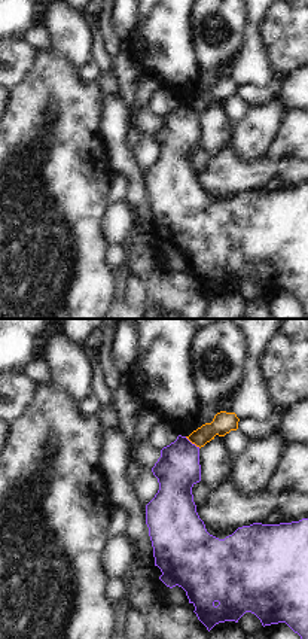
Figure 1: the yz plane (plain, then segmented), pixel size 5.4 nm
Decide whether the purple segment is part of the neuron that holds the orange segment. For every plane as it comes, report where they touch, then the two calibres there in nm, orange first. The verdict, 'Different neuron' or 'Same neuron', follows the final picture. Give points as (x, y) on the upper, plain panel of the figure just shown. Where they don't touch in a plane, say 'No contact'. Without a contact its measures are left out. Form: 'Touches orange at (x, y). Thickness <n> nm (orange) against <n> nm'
Touches orange at (192, 109). Thickness 120 nm (orange) against 240 nm

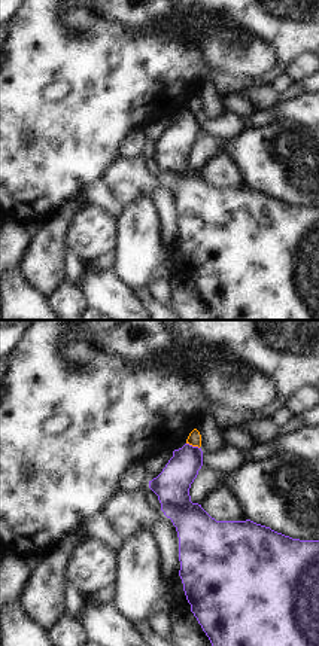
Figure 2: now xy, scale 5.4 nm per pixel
Touches orange at (193, 112). Thickness 70 nm (orange) against 190 nm

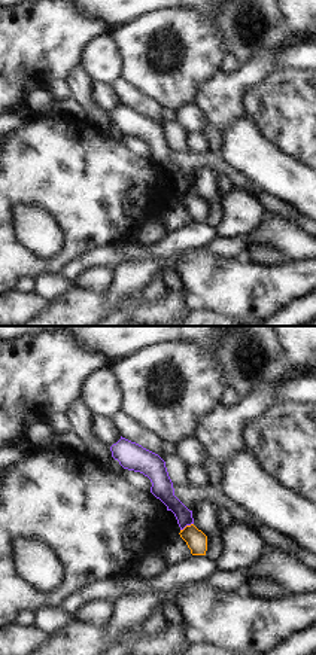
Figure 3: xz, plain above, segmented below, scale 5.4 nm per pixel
Touches orange at (187, 192). Thickness 110 nm (orange) against 110 nm

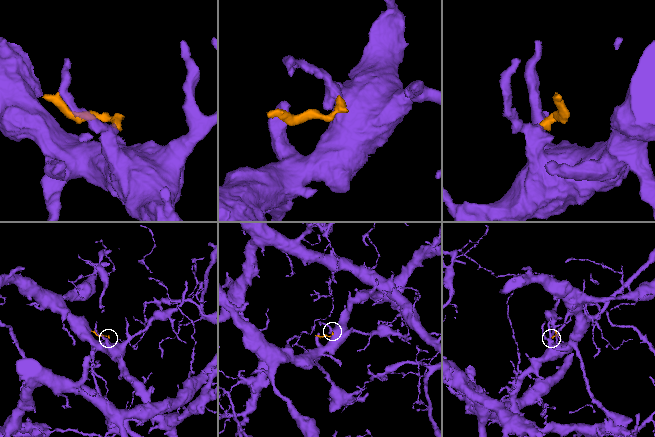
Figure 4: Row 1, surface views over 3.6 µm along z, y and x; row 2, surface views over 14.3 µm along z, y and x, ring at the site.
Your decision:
Different neuron

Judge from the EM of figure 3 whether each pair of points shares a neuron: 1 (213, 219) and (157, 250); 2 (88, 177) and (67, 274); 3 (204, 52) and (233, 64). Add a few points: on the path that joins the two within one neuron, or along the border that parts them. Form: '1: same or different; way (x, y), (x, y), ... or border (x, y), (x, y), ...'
1: different; border (204, 222), (216, 228)
2: different; border (102, 246), (84, 252), (58, 273)
3: different; border (230, 52), (222, 60), (219, 70)

